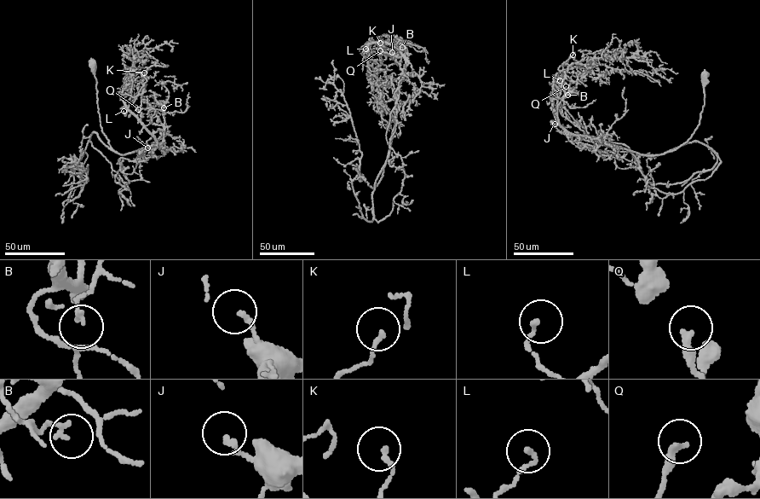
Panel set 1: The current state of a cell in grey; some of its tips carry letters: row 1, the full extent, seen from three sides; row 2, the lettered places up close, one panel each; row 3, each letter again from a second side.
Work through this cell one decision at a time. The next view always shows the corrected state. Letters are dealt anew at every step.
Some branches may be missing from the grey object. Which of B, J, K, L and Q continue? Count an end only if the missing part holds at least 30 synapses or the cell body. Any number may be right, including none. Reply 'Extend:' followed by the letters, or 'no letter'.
Extend: no letter

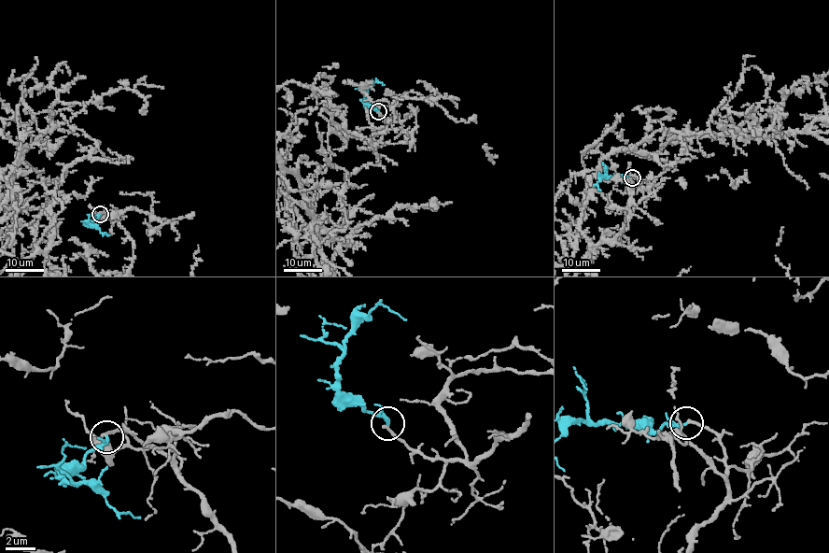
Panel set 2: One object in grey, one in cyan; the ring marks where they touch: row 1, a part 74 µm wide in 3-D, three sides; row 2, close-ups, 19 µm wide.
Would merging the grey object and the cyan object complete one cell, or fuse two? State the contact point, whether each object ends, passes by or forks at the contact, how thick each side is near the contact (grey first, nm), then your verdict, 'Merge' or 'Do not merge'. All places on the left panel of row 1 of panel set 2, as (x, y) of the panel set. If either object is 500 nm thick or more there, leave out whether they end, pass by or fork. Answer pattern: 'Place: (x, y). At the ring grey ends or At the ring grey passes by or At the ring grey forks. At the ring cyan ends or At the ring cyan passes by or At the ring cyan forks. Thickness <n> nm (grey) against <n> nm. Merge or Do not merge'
Place: (100, 214). At the ring grey ends. At the ring cyan passes by. Thickness 220 nm (grey) against 180 nm. Merge

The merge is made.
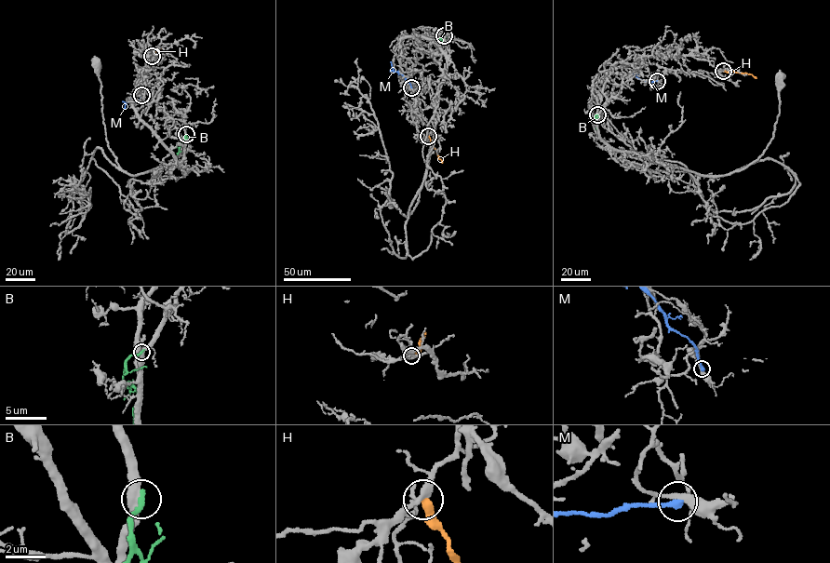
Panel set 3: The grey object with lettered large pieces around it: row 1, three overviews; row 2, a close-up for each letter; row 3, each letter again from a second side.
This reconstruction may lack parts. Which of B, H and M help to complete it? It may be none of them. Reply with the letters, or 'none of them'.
none of them

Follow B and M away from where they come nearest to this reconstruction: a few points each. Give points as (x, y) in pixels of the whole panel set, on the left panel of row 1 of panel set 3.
B: (186, 134), (177, 154)
M: (141, 95), (136, 102), (127, 101), (125, 108)

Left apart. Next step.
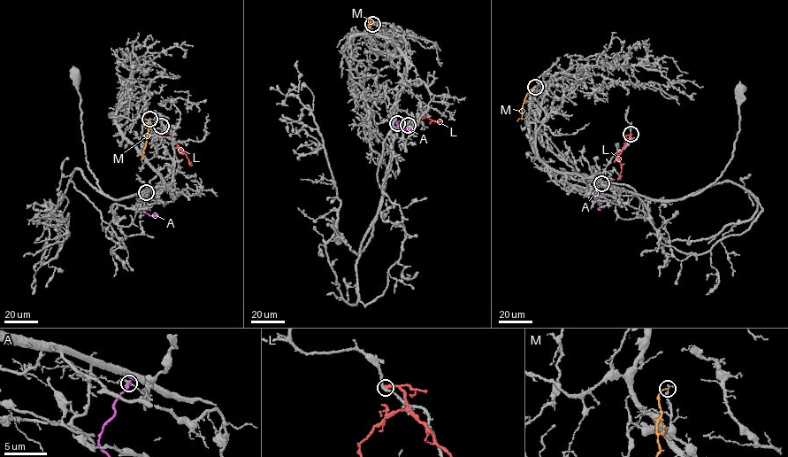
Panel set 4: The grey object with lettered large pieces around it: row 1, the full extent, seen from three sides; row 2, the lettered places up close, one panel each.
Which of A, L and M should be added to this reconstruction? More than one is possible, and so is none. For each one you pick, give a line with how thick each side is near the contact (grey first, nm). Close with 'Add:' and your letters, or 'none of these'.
Add: none of these

